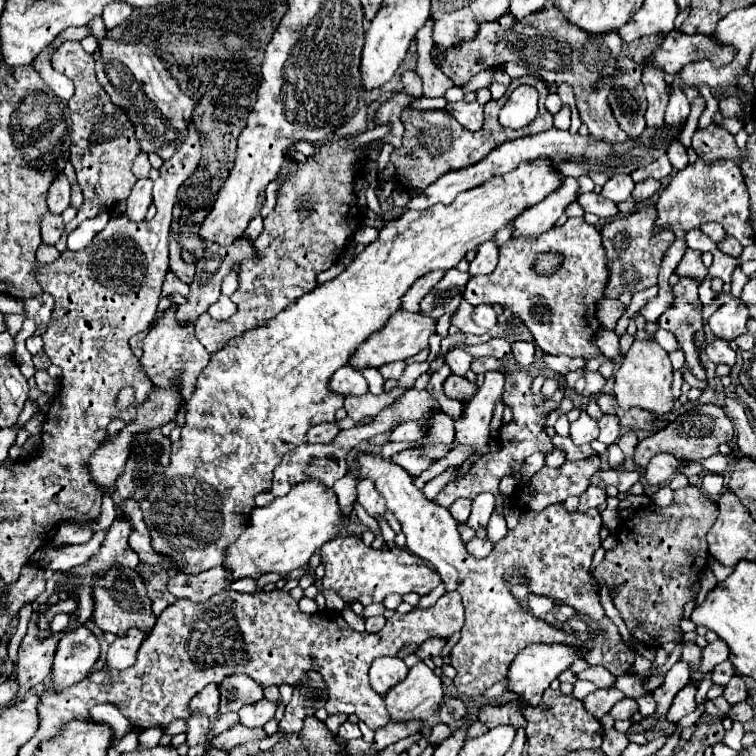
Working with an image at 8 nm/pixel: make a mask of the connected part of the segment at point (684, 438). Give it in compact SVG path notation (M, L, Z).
M698 404L692 410L680 414L664 430L660 430L660 432L644 438L636 446L634 462L640 468L646 468L646 464L650 462L650 458L654 454L658 454L658 452L670 452L676 458L704 460L704 458L710 458L710 456L718 454L718 446L724 444L724 442L730 442L732 438L734 438L734 426L732 426L732 420L724 414L724 410L720 406L714 406L714 404Z

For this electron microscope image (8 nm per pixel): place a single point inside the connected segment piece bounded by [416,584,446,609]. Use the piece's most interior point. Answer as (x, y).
(428, 601)

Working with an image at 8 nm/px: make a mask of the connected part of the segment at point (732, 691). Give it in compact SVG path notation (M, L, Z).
M732 676L732 680L726 684L722 696L728 700L728 704L738 704L738 702L746 702L748 700L748 686L744 682L742 676Z

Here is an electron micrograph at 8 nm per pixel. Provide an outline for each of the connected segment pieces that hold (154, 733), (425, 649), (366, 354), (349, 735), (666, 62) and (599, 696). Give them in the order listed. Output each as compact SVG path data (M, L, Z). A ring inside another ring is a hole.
M156 726L156 728L150 728L150 730L144 730L142 734L140 734L140 746L144 746L144 748L152 748L152 746L156 746L158 742L160 742L160 736L164 734L164 730L166 730L166 726Z
M426 640L426 642L422 642L422 644L418 646L416 656L418 656L420 660L436 658L436 656L440 656L440 652L442 652L444 646L446 646L446 640Z
M398 310L396 314L392 314L388 318L388 322L384 324L384 328L380 332L370 334L368 340L364 340L358 346L358 350L352 352L352 356L348 358L348 364L354 370L364 370L364 368L380 368L380 366L396 362L396 360L406 360L406 358L414 356L416 352L420 352L420 348L428 346L428 338L434 330L436 330L436 320L428 320L426 316Z
M346 720L346 722L340 724L340 728L338 728L338 736L344 738L344 740L352 740L352 738L362 738L362 732L360 732L358 724L352 724L352 722Z
M668 32L662 40L662 46L654 52L652 56L652 62L662 68L666 74L678 74L686 64L690 62L700 62L700 60L710 60L714 68L720 68L720 66L726 66L734 60L736 56L736 48L730 46L730 44L722 44L718 42L714 36L704 36L704 34L694 34L694 36L688 36L684 32Z
M608 688L608 690L596 690L592 694L588 694L584 698L584 706L586 710L594 716L594 718L602 718L604 714L608 714L612 710L612 706L622 700L624 694L616 688Z

